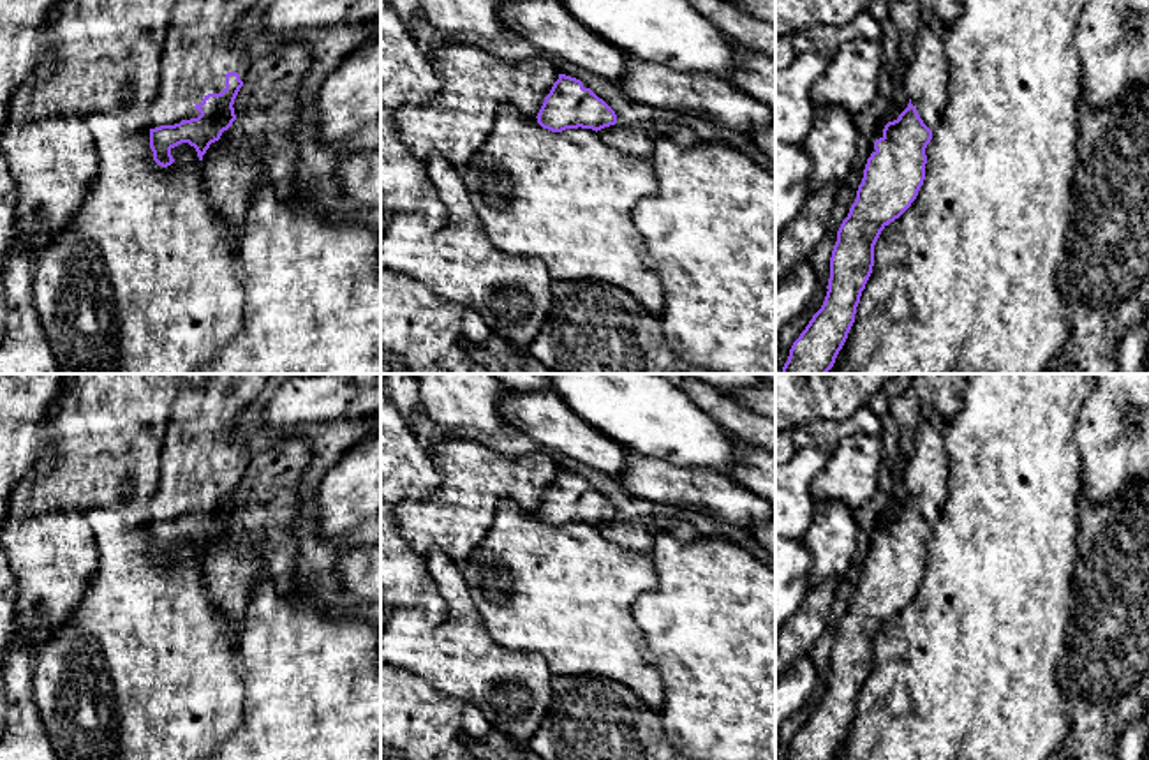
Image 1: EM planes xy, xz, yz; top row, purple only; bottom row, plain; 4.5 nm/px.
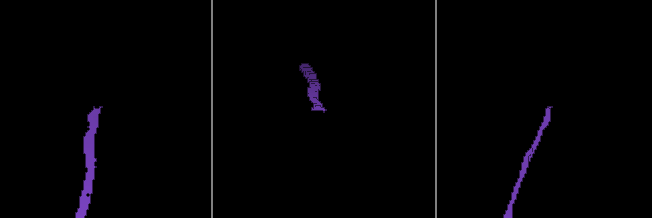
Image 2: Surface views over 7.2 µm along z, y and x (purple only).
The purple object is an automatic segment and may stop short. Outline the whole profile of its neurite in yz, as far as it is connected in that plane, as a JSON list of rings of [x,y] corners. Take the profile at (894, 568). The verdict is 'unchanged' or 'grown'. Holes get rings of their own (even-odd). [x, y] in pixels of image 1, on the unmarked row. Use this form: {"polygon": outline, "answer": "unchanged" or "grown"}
{"polygon": [[[922,404],[922,423],[915,448],[901,460],[901,480],[908,485],[909,499],[897,515],[881,513],[871,533],[872,548],[867,554],[856,594],[837,626],[837,637],[830,652],[830,674],[821,704],[812,711],[805,725],[793,737],[784,760],[834,760],[848,728],[855,718],[862,686],[872,668],[874,640],[881,626],[899,614],[916,594],[925,575],[925,543],[932,534],[932,524],[939,518],[946,501],[946,423]]], "answer": "grown"}

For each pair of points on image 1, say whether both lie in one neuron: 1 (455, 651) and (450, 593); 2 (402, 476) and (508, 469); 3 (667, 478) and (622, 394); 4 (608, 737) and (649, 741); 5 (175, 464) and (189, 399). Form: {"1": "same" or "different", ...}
{"1": "same", "2": "different", "3": "different", "4": "same", "5": "same"}

